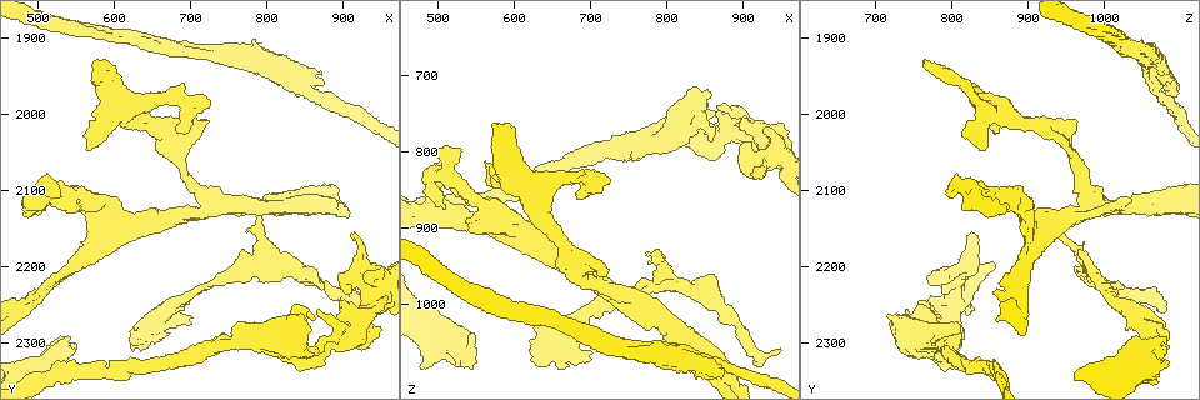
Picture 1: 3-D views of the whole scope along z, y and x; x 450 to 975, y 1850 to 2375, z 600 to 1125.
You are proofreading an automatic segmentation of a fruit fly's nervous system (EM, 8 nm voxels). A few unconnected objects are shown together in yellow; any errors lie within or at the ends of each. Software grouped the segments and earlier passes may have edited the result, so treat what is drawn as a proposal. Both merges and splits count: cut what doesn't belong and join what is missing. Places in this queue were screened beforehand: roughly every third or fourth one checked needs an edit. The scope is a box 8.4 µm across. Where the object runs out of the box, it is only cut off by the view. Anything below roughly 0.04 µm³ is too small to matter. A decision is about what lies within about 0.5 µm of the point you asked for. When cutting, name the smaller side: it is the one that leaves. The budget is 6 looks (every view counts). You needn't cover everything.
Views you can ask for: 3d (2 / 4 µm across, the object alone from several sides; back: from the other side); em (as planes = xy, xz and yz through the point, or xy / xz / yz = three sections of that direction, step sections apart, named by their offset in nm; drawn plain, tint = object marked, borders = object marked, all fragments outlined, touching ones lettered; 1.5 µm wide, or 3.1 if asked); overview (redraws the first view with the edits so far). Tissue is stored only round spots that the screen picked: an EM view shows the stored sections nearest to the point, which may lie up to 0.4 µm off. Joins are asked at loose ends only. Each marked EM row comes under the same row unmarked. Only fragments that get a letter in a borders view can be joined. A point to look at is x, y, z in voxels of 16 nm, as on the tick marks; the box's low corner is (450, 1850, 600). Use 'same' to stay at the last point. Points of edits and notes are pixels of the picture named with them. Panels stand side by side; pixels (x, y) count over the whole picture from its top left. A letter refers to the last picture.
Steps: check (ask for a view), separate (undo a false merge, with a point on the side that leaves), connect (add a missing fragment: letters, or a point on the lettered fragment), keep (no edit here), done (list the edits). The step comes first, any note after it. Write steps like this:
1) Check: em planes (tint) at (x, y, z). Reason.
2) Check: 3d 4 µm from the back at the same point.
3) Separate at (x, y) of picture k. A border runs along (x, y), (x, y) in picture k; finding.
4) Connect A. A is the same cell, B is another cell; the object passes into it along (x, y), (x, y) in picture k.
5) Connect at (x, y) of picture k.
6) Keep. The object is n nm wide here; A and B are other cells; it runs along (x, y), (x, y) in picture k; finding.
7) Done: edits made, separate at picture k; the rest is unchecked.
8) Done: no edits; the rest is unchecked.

Check: 3d 4 µm from the back at (735, 2125, 980).

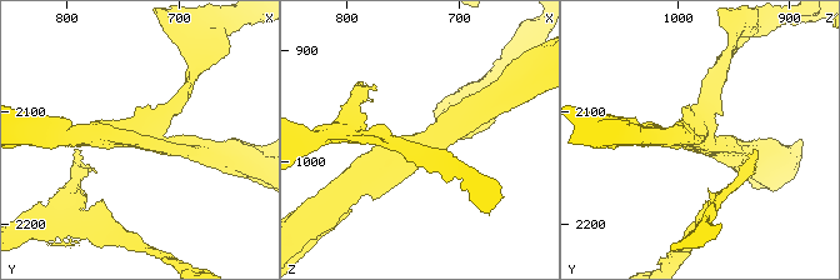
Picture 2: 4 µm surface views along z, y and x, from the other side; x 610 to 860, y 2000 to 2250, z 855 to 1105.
Check: em yz step 4 (borders) at (734, 2126, 980). 3 arms meet here; the arms are 170, 240, 300 nm wide.

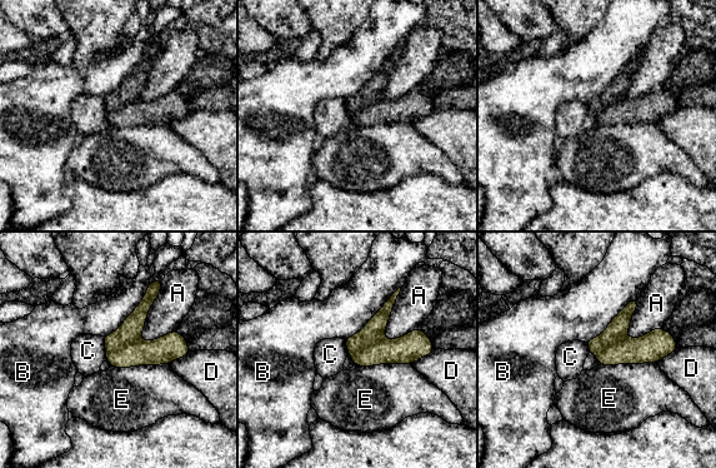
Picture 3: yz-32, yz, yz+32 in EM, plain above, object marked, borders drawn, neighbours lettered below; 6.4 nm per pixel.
Separate at (129, 332) of picture 3. The longest contact is with B, 550 nm; A, B, C, D and E are other cells; a border runs along (139, 339), (108, 352) in picture 3; a second neuron is stuck on.

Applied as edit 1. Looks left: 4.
Check: em xy step 8 (tint) at (570, 2115, 880). Sudden change in width.

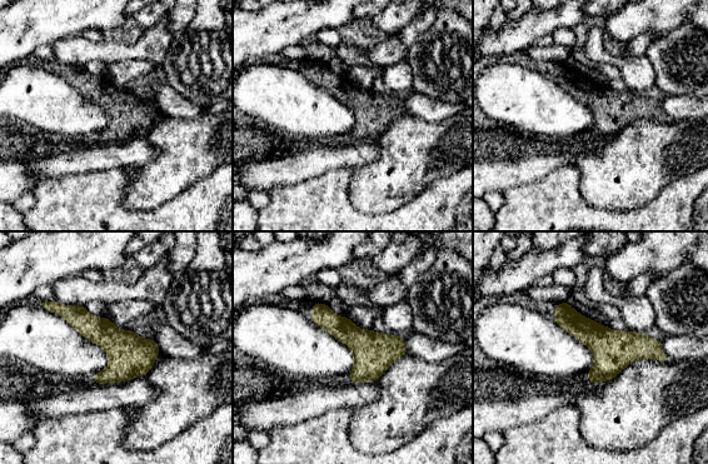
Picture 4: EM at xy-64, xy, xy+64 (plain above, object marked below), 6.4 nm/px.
Check: em planes (tint) at the same point.

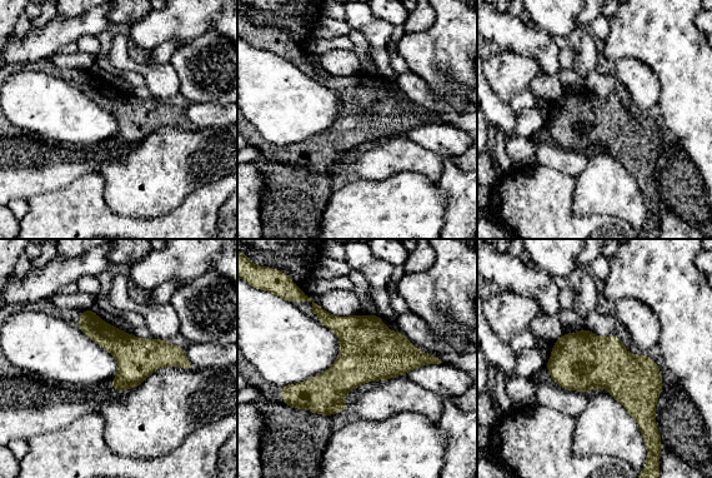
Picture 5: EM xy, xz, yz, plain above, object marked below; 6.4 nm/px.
Check: em planes (borders) at the same point. See the neighbours.

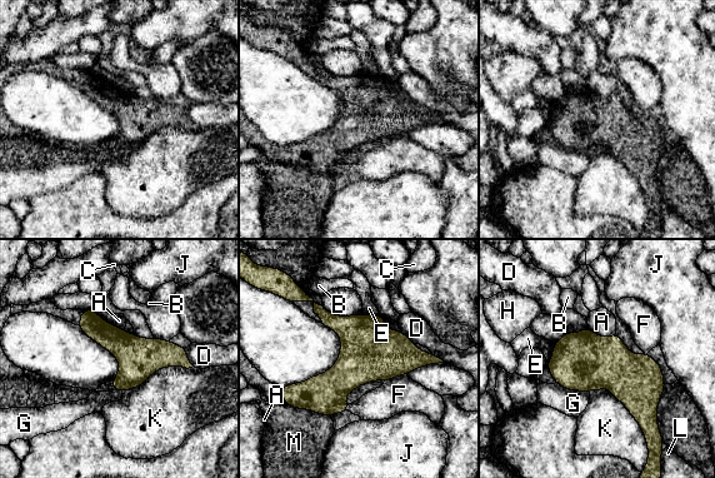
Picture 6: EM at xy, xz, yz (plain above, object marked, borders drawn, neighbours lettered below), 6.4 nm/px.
Keep. A, B, C, D, E, F, G, H, J, K, L and M are other cells; it runs along (84, 314), (134, 354), (186, 364) in picture 6; all the same neuron.

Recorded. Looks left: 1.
Done: edits made, separate at picture 3; the rest is unchecked.

